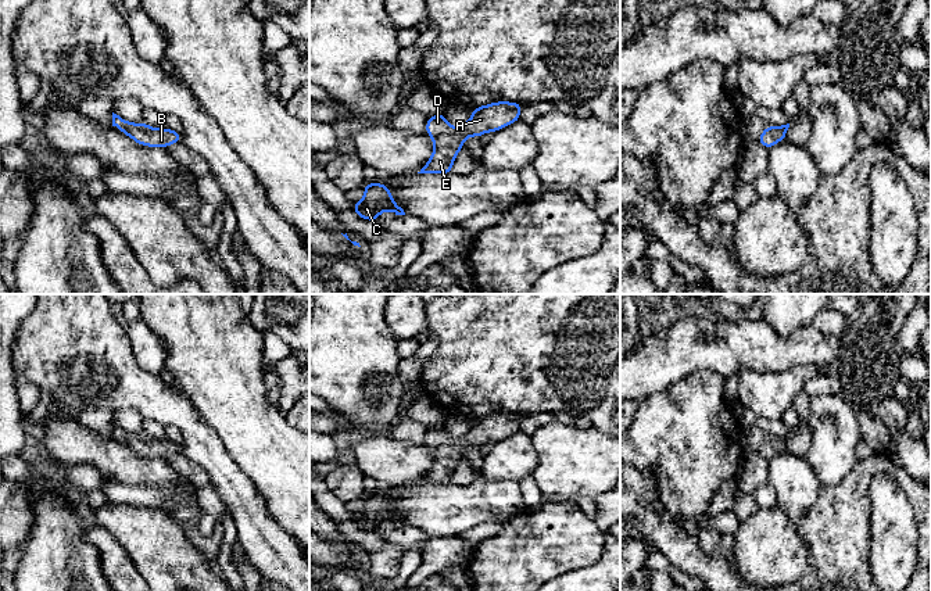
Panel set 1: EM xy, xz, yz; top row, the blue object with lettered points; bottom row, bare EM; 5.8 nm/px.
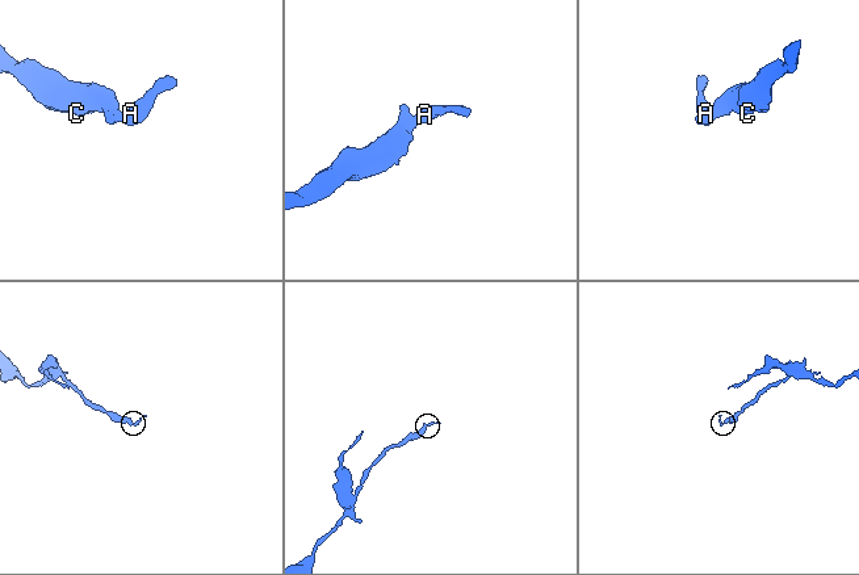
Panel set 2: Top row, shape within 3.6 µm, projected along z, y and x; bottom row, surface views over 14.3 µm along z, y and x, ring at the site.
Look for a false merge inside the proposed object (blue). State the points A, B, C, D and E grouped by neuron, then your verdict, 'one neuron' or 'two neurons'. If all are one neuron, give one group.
groups A B C D E; one neuron

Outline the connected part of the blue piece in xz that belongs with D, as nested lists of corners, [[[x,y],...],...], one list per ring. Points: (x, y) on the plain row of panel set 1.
[[[497,412],[472,420],[470,430],[461,438],[452,438],[444,423],[427,430],[425,443],[434,454],[432,469],[418,484],[451,484],[456,465],[463,459],[466,448],[479,448],[486,443],[497,443],[520,430],[523,415]]]

